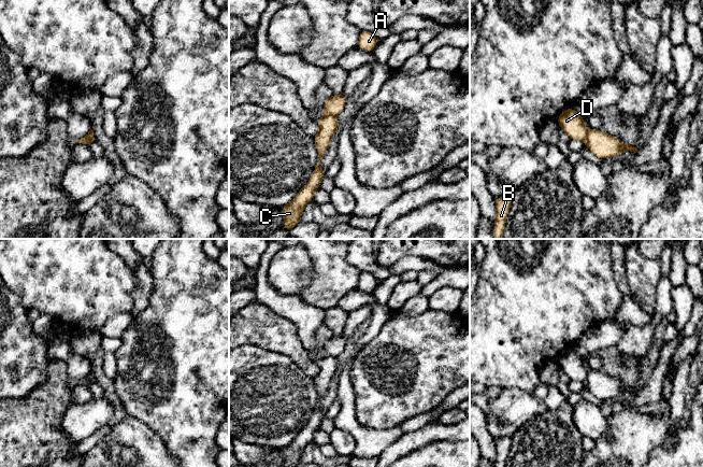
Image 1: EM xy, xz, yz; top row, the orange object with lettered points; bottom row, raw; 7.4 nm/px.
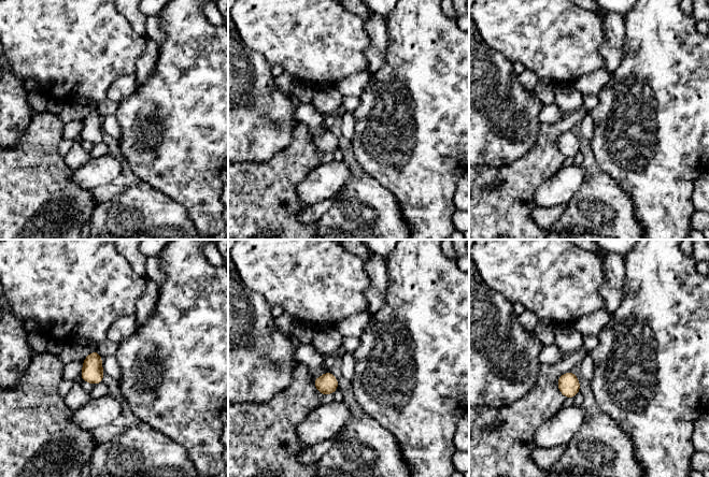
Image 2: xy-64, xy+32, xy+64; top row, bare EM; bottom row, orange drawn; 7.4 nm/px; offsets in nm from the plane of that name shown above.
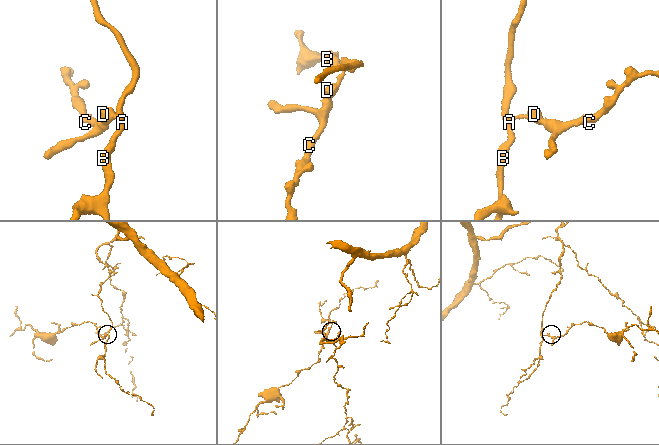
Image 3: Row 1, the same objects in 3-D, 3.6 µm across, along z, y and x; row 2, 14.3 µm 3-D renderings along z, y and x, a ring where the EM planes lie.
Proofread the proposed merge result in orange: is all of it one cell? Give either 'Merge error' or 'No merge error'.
Merge error

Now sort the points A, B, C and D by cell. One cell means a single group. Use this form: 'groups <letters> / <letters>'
groups A B D / C

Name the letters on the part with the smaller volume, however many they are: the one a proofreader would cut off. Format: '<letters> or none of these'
C

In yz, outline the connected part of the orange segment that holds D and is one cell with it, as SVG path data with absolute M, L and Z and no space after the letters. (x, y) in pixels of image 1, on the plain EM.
M573 348L563 352L558 358L560 370L563 371L571 381L586 382L587 371L585 369L585 359L582 358Z

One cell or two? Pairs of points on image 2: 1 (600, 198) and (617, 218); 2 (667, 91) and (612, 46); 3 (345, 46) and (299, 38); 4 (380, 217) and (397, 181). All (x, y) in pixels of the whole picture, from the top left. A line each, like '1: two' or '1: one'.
1: one
2: two
3: one
4: two

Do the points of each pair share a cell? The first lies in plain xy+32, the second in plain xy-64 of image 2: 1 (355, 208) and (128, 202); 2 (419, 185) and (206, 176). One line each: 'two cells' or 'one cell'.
1: one cell
2: one cell

